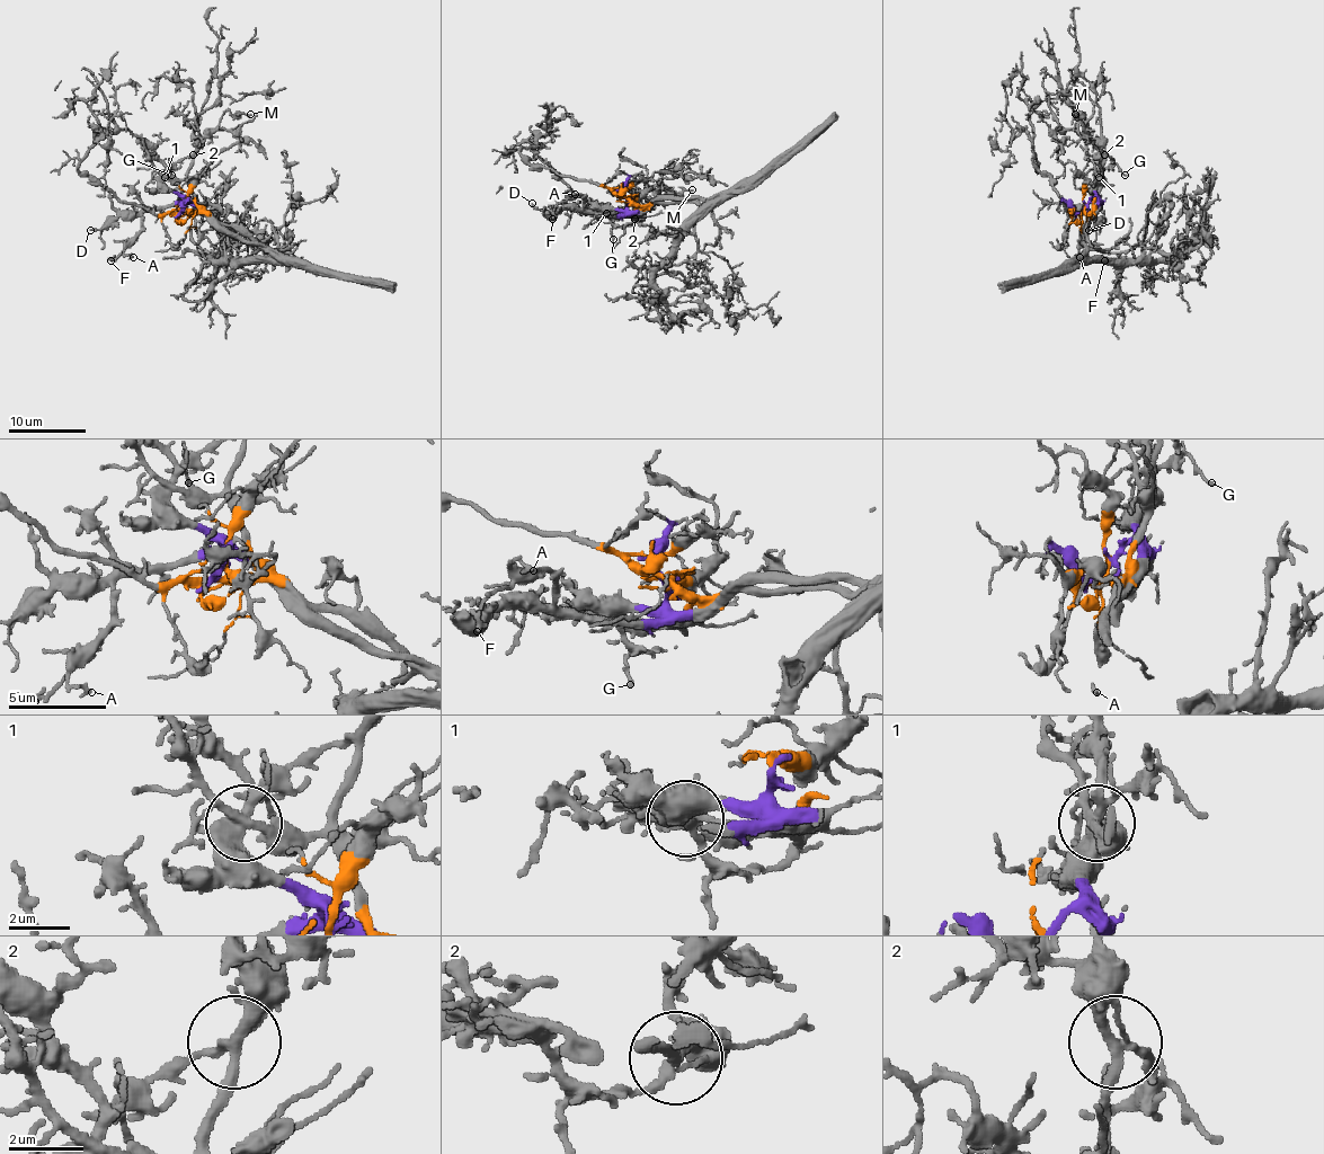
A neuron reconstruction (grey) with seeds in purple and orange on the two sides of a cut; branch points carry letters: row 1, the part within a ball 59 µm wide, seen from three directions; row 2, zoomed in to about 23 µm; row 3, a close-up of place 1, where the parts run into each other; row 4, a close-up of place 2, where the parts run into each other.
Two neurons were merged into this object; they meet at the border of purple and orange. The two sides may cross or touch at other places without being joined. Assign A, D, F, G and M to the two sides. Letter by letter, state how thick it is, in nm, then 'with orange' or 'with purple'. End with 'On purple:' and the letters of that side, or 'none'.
A: calibre 200 nm; with purple
D: calibre 190 nm; with purple
F: calibre 280 nm; with purple
G: calibre 180 nm; with purple
M: calibre 180 nm; with orange
On purple: A, D, F, G

